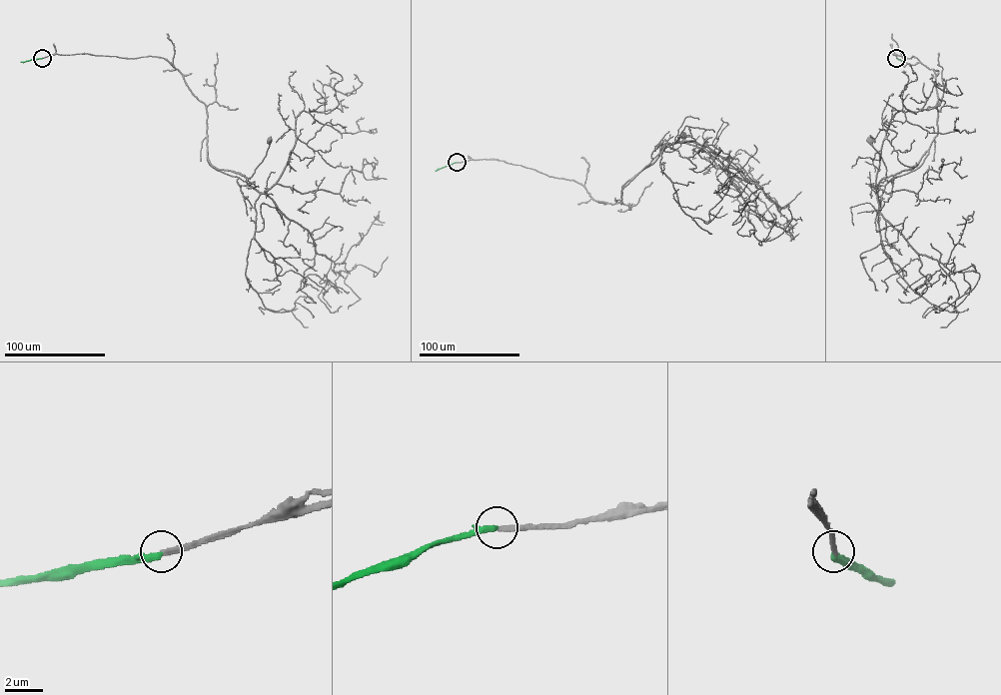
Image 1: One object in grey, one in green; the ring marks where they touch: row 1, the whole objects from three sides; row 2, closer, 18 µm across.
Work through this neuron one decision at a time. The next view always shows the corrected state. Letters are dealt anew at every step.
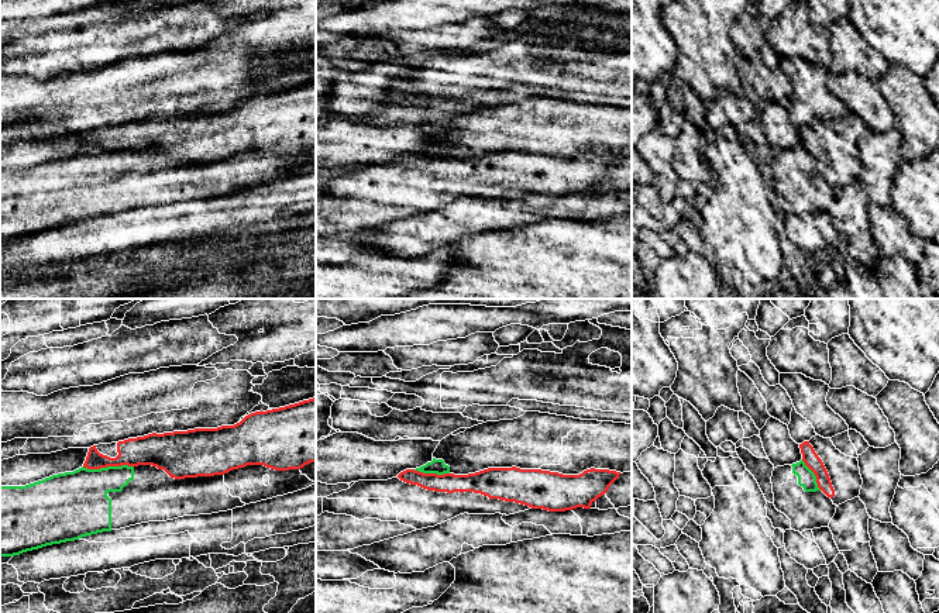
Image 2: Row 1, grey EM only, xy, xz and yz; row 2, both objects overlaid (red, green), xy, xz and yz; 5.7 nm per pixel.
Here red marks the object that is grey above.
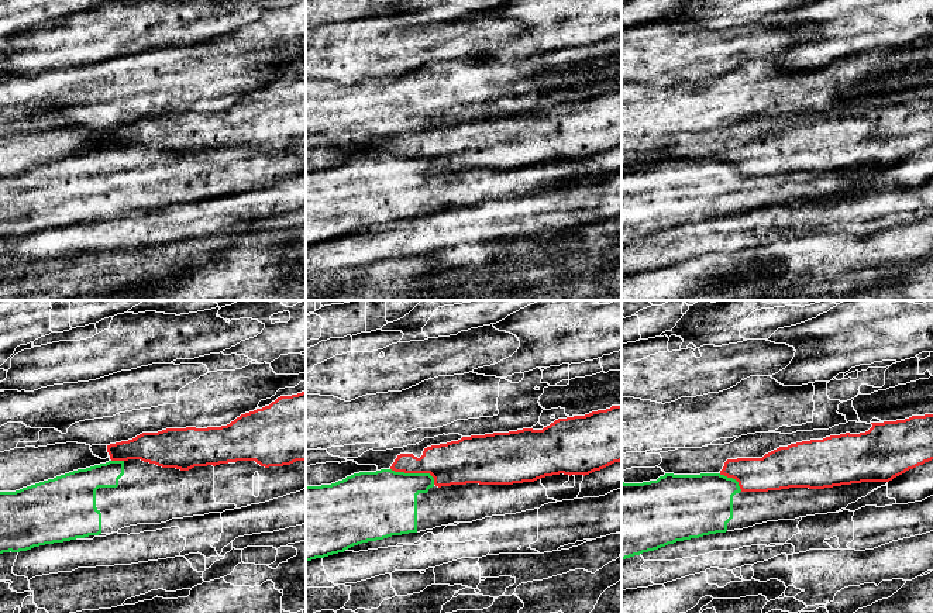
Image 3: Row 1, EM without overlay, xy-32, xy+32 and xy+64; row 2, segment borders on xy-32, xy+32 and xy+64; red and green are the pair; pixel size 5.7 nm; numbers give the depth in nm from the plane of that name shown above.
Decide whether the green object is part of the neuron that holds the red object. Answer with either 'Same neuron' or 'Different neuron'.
Different neuron

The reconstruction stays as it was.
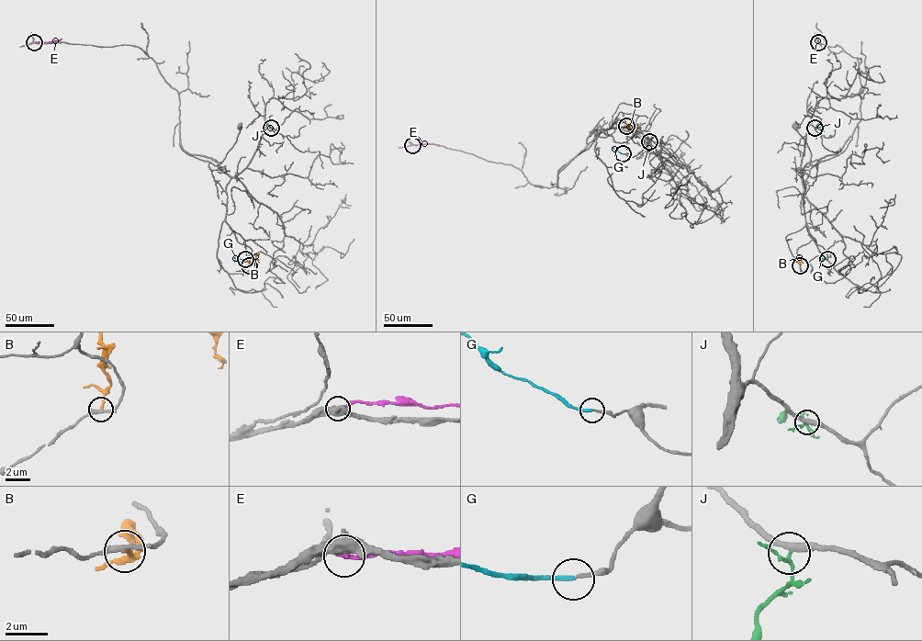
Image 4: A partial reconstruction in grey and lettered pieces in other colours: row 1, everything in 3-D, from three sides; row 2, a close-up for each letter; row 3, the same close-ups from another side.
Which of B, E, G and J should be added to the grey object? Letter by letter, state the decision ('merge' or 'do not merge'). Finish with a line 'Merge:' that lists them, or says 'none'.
B: do not merge
E: do not merge
G: merge
J: do not merge
Merge: G

